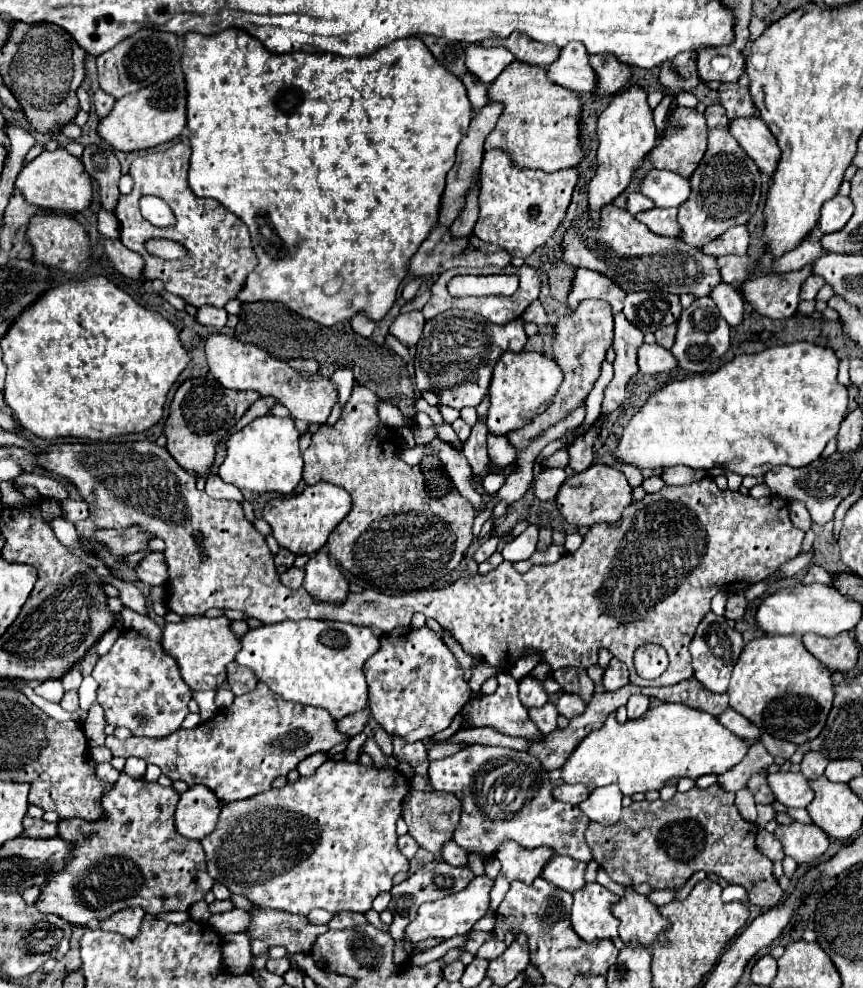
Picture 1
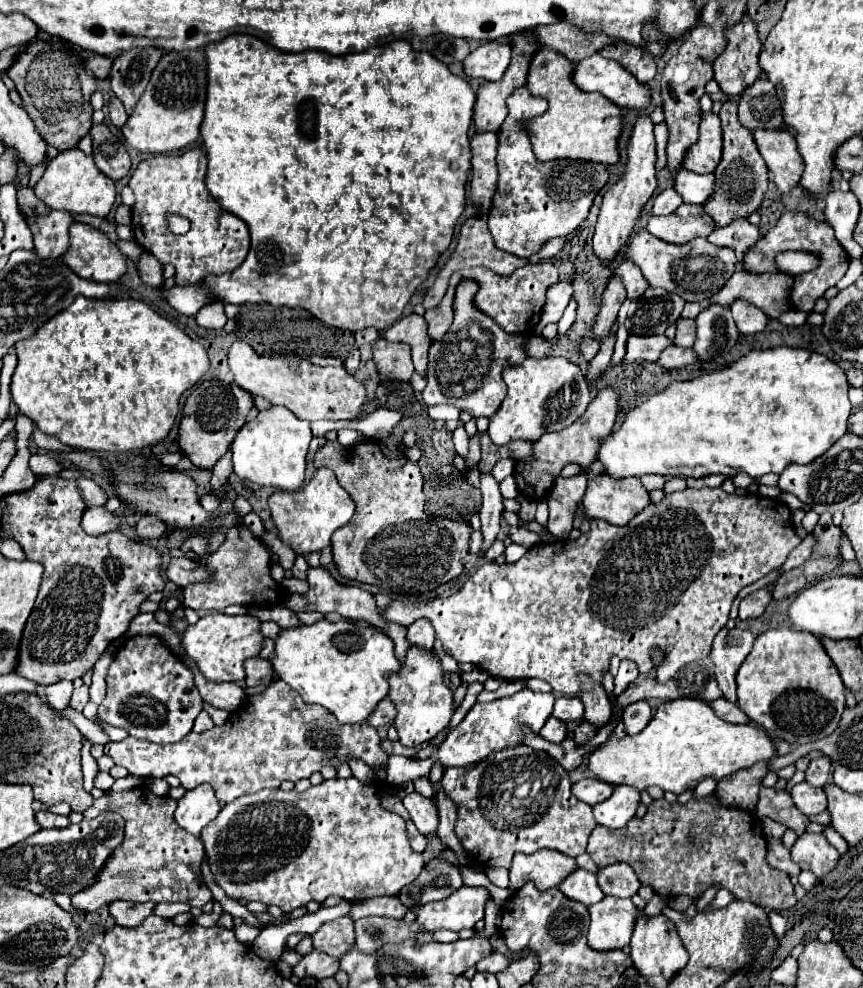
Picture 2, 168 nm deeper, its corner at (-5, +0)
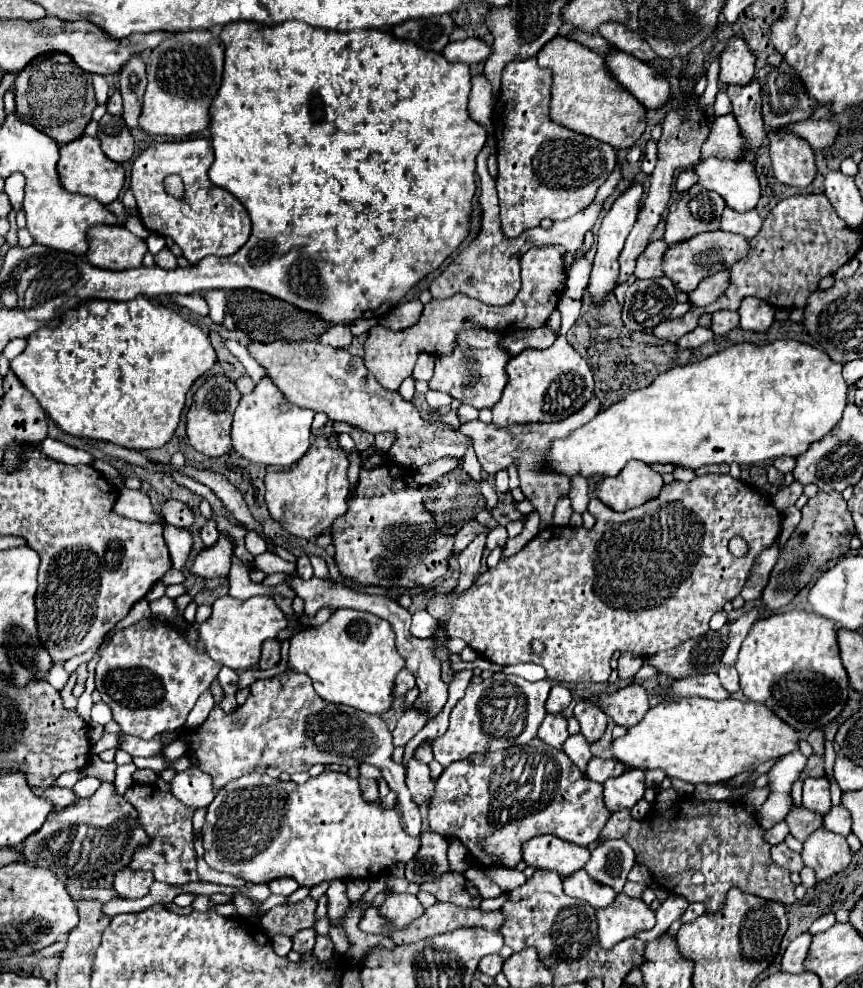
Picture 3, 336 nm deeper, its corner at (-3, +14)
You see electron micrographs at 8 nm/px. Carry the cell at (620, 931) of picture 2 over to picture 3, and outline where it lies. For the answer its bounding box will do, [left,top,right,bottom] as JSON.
[596,894,656,950]

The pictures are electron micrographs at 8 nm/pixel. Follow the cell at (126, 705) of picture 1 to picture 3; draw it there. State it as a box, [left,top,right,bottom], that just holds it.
[96,618,222,740]

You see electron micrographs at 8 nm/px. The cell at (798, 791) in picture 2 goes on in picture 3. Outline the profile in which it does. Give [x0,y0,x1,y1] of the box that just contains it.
[802,778,832,816]

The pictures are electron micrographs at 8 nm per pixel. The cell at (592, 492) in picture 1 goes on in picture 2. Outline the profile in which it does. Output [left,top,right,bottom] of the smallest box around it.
[582,474,650,526]

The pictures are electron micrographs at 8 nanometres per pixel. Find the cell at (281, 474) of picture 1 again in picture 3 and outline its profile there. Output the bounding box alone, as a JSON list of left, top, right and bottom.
[232,376,316,468]

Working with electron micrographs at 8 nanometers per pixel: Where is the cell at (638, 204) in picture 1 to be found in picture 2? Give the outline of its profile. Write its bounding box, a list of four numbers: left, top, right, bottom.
[652,188,682,214]

